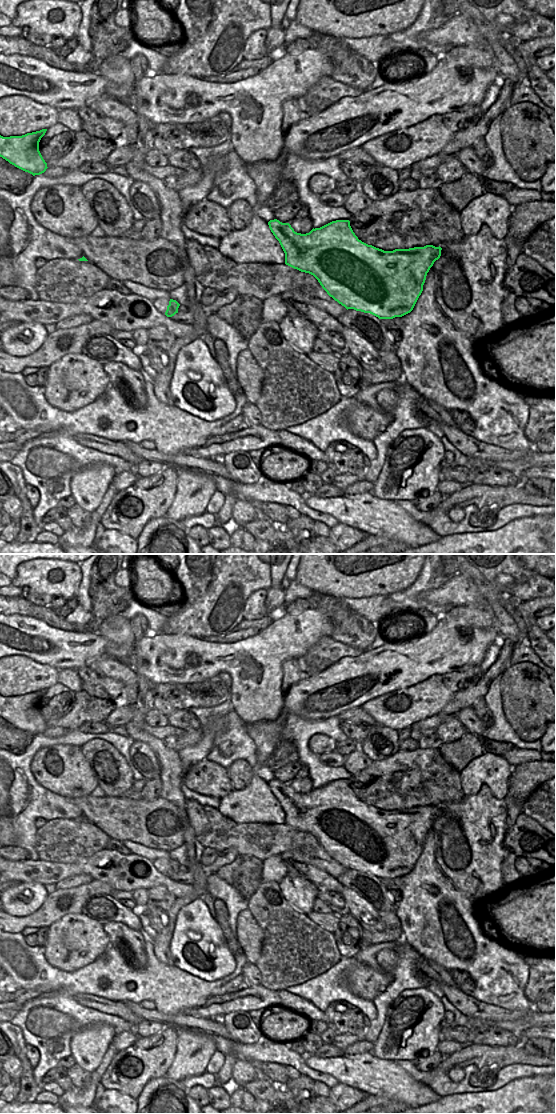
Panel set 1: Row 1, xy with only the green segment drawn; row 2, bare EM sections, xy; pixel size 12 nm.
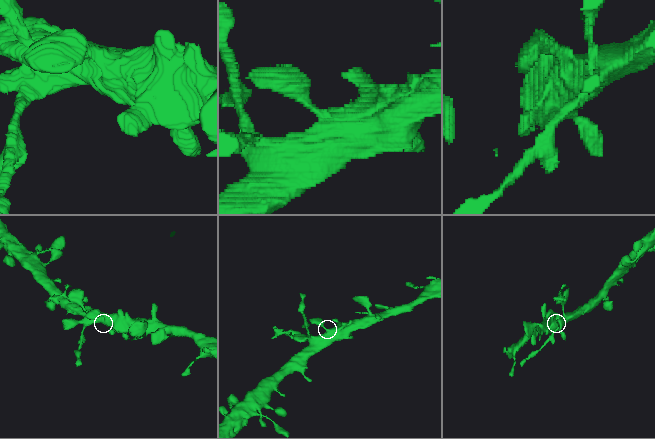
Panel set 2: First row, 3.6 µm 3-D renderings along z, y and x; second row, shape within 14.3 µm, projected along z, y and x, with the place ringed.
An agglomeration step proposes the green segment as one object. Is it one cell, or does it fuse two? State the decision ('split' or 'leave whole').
split

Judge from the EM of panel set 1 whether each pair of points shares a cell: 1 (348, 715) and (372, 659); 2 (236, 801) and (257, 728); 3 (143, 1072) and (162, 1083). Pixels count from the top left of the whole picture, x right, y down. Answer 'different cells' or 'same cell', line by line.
1: different cells
2: same cell
3: different cells

